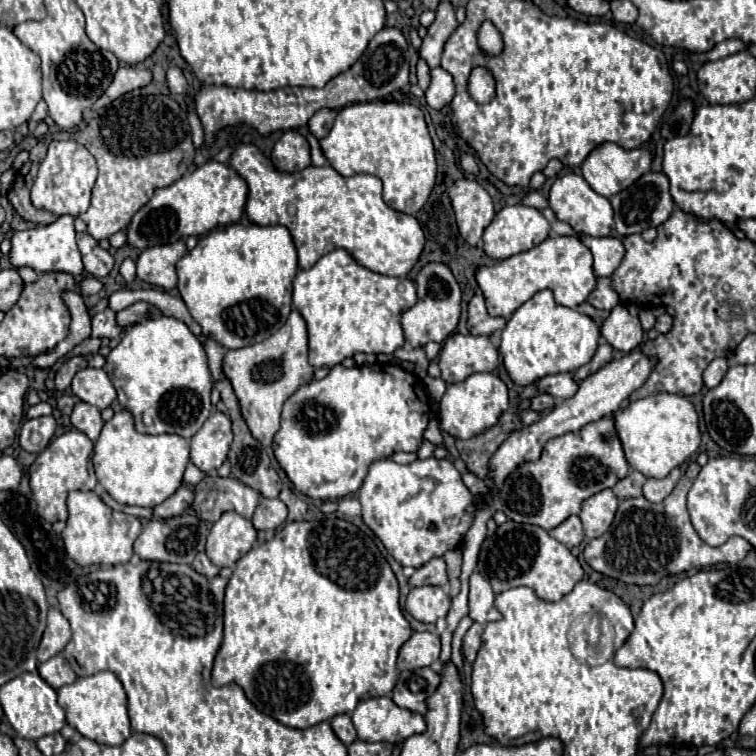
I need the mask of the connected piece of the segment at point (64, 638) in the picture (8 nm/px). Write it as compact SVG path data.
M51 607L49 615L47 615L47 629L45 629L39 649L37 649L37 659L43 663L43 661L51 659L53 655L61 653L63 647L69 643L69 639L71 639L69 621L61 615L59 609Z

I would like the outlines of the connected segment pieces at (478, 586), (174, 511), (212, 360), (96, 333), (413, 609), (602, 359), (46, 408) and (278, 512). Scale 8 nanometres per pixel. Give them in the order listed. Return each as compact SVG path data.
M475 571L469 577L469 617L481 625L501 619L501 613L493 605L495 593L491 585Z
M183 485L169 499L165 499L159 505L155 505L153 507L153 515L157 519L169 519L169 517L181 515L185 509L189 509L189 501L193 501L193 491Z
M207 339L205 351L207 351L207 357L209 357L209 369L211 369L213 379L223 379L223 373L221 373L221 357L225 355L225 349L217 341Z
M105 309L103 313L97 313L91 319L91 337L99 337L99 339L113 339L119 337L123 333L123 327L115 321L115 313L111 309Z
M413 587L407 595L405 609L421 623L435 623L447 617L451 607L451 597L443 587Z
M601 341L599 347L597 347L597 351L595 351L595 357L593 357L587 365L583 365L581 369L577 369L577 371L573 373L573 379L575 379L575 381L585 379L587 375L591 375L591 373L599 371L603 365L607 365L611 359L613 359L613 347L611 347L607 341Z
M40 402L39 405L35 405L35 407L29 407L29 411L27 411L27 417L29 419L35 419L35 417L43 417L49 416L53 412L53 408L47 402Z
M261 499L251 523L257 531L269 531L269 529L277 529L279 525L283 525L285 519L287 519L287 507L283 501Z

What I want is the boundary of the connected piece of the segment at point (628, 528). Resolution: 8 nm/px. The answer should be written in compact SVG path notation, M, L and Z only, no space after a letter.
M691 461L671 495L661 503L651 503L645 497L623 499L611 527L601 537L591 539L585 547L585 561L591 565L591 569L631 585L657 585L663 577L689 569L713 567L719 563L739 563L751 551L749 541L743 537L731 537L721 547L711 547L691 525L687 511L687 487L693 485L699 471L701 465Z

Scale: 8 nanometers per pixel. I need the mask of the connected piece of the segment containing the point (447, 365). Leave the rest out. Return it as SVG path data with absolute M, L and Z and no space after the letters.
M461 333L449 335L439 355L441 379L451 385L473 373L493 371L497 367L497 355L497 347L489 337Z

